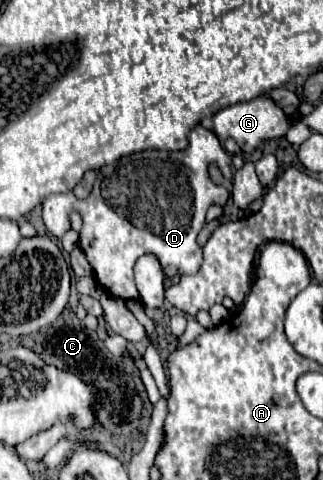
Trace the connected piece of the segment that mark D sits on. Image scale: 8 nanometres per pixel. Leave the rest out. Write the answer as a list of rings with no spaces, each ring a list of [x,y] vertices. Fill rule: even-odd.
[[[198,125],[190,133],[190,145],[184,151],[140,151],[102,167],[92,195],[84,201],[76,199],[72,191],[50,195],[42,203],[44,225],[60,239],[66,233],[66,217],[78,211],[82,215],[80,247],[92,265],[96,283],[112,297],[136,301],[132,267],[142,255],[156,256],[166,278],[198,273],[202,249],[197,237],[206,223],[206,211],[212,203],[226,205],[230,197],[226,187],[212,183],[208,175],[210,163],[218,163],[224,177],[232,177],[230,155],[212,131]],[[112,201],[118,203],[118,209],[112,207]]]

